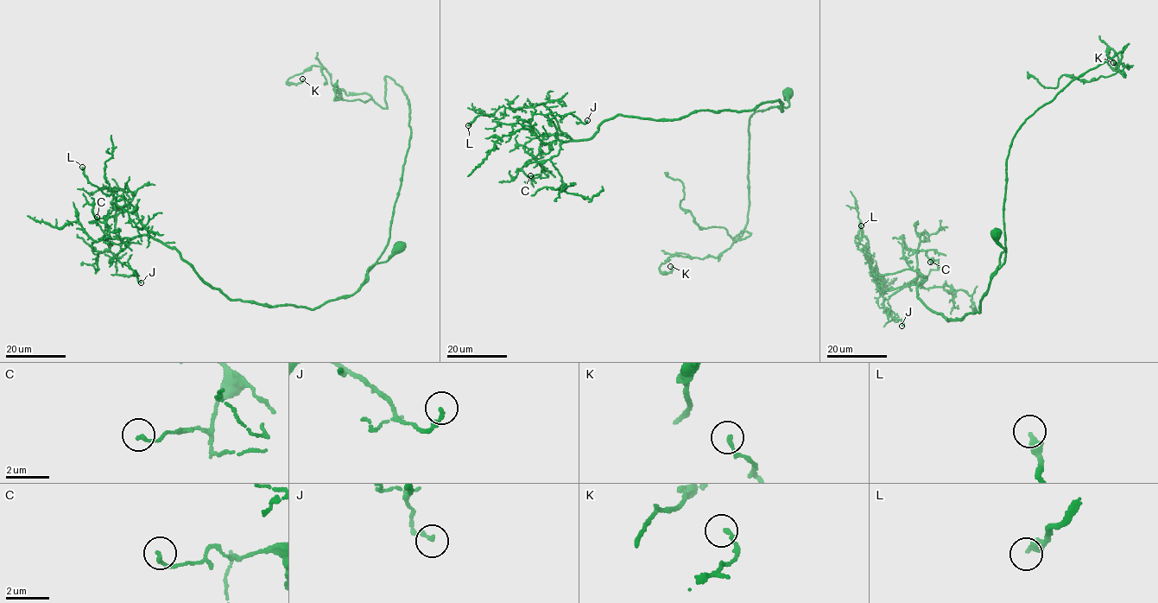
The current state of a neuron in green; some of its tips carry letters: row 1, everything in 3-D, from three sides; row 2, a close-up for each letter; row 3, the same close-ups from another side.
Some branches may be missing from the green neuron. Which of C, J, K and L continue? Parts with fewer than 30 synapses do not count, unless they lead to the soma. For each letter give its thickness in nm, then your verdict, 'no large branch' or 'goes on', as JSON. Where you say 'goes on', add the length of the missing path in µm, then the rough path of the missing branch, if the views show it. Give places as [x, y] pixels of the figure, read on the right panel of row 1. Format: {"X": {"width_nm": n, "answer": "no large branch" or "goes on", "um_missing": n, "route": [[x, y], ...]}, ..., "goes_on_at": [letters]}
{"C": {"width_nm": 160, "answer": "no large branch"}, "J": {"width_nm": 170, "answer": "no large branch"}, "K": {"width_nm": 170, "answer": "no large branch"}, "L": {"width_nm": 360, "answer": "no large branch"}, "goes_on_at": []}

